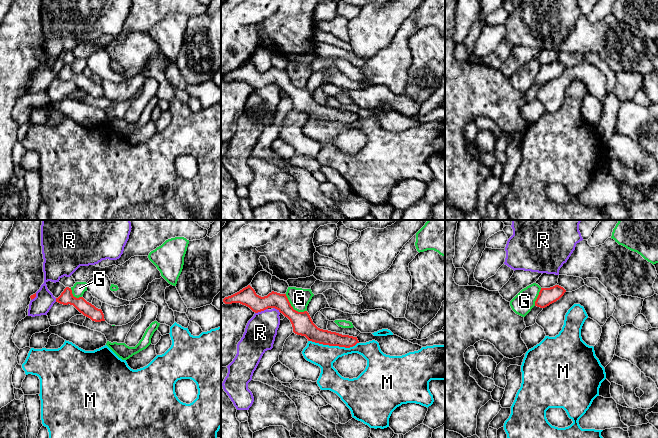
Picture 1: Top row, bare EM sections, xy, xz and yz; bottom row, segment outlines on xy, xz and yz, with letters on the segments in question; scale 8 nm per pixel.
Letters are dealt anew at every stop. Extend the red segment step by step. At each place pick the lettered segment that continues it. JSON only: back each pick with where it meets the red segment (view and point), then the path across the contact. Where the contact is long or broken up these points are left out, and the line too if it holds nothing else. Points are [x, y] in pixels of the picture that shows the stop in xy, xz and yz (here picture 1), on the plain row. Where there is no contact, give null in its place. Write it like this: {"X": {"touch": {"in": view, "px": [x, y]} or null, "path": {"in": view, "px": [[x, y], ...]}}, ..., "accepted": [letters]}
{"accepted": []}

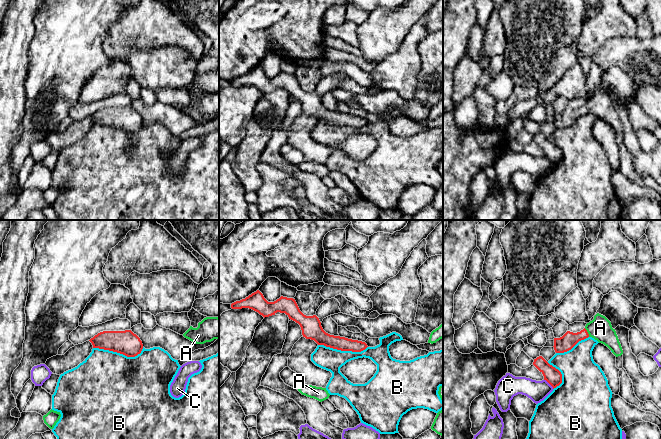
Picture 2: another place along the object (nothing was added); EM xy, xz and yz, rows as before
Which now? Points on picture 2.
{"A": {"touch": {"in": "yz", "px": [587, 108]}, "path": {"in": "yz", "px": [[565, 119], [569, 115], [587, 108], [600, 104]]}}, "accepted": ["A"]}

